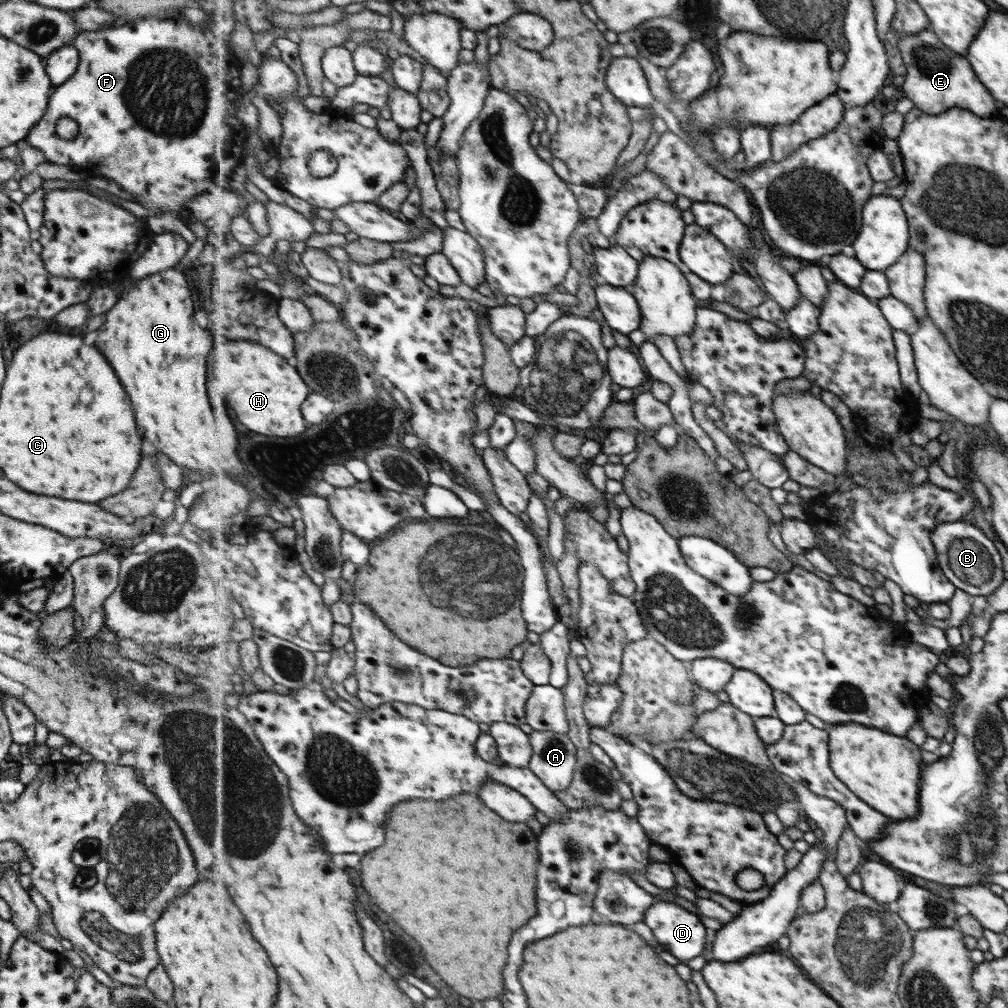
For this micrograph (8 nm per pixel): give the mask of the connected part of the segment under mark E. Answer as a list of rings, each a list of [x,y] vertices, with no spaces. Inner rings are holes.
[[[925,29],[909,37],[899,37],[896,47],[906,66],[906,78],[903,79],[901,90],[904,97],[911,100],[920,112],[933,116],[945,112],[947,108],[957,107],[975,113],[978,117],[998,114],[998,103],[986,85],[975,76],[970,62],[963,55],[951,52],[931,30]]]

